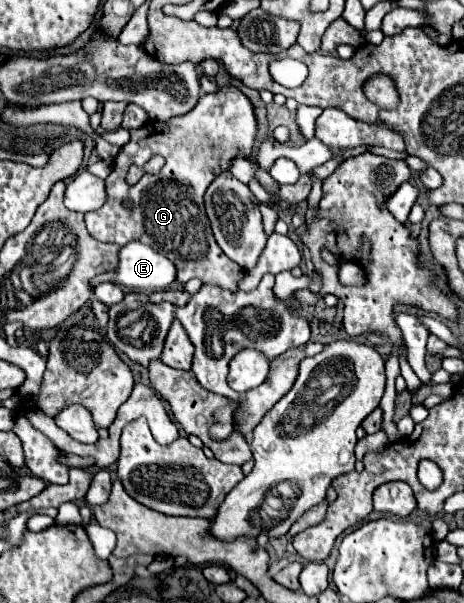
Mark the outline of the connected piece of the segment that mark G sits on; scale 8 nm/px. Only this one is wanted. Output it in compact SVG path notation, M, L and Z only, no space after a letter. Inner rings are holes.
M233 86L221 88L217 94L201 96L199 102L195 104L195 108L183 116L171 118L169 122L147 122L145 126L131 130L131 140L121 148L121 152L115 158L113 172L105 178L107 196L109 196L107 202L99 210L85 214L85 224L87 224L89 234L99 242L115 242L119 246L139 240L143 244L153 246L155 250L159 250L161 254L165 254L169 260L175 262L175 266L179 270L177 272L179 282L185 284L191 278L199 278L199 280L203 280L203 284L215 284L215 286L235 292L237 282L243 276L243 268L239 268L233 260L229 260L223 254L223 250L217 246L217 242L211 234L207 214L205 214L203 194L205 194L207 186L211 184L211 180L219 172L229 170L229 166L233 164L235 158L239 158L241 154L253 152L255 134L257 134L257 120L255 120L253 106L247 100L247 96L241 94ZM155 154L159 154L167 160L167 164L159 170L159 174L157 176L143 176L135 186L129 186L125 182L125 176L127 176L127 170L131 168L131 164L145 166L149 162L149 158ZM123 198L133 200L133 210L127 210L121 206Z

